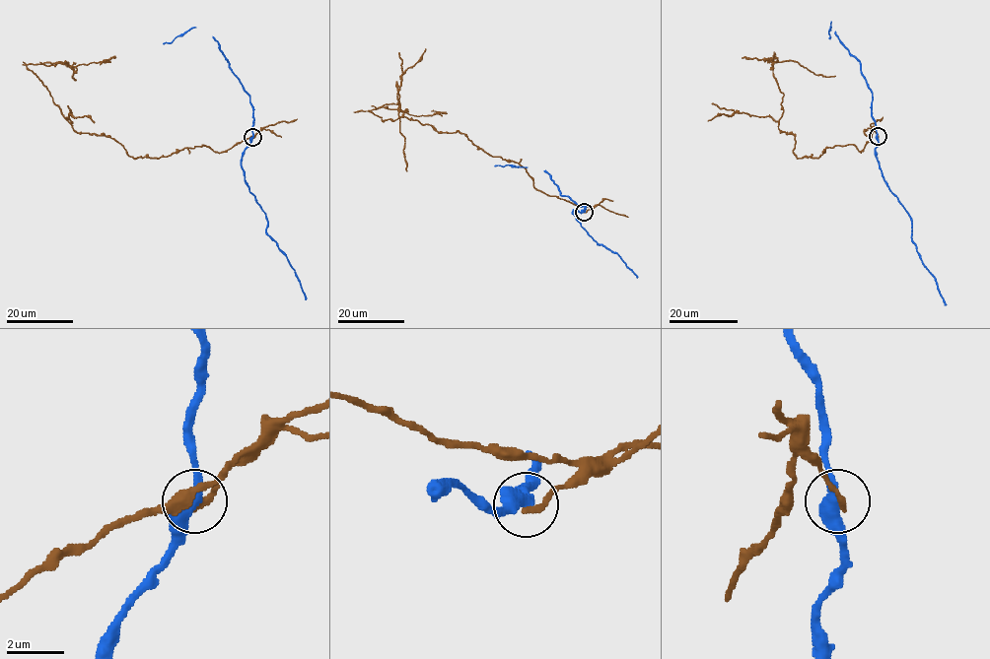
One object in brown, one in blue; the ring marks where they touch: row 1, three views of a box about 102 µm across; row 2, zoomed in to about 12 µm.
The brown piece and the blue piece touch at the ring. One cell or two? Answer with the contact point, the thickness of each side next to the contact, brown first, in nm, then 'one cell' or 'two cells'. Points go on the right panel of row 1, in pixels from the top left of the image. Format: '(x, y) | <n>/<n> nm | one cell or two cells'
(878, 136) | 200/420 nm | two cells

